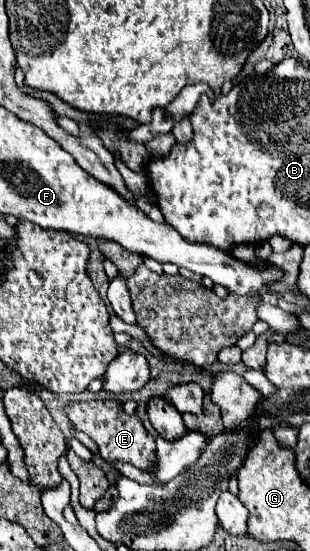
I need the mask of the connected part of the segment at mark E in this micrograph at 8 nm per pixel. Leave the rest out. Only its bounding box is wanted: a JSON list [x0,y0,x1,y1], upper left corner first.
[65,399,155,471]

